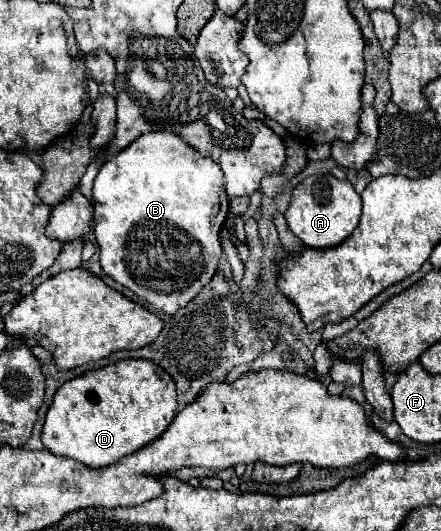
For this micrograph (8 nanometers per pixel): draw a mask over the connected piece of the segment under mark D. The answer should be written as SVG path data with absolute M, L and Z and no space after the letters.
M121 360L121 362L117 362L117 364L109 364L109 366L105 366L105 368L91 370L91 372L87 372L87 374L83 374L83 376L77 376L77 378L65 382L65 384L55 392L53 404L51 404L51 408L47 410L47 416L45 416L45 424L43 424L43 432L41 432L41 442L43 442L43 446L45 446L49 452L55 452L57 456L65 456L65 458L77 460L77 462L81 462L81 464L85 464L85 466L89 466L89 468L105 468L105 466L111 466L111 464L119 462L123 456L129 456L129 454L137 452L139 448L143 448L145 444L153 442L155 438L159 438L159 436L167 430L167 426L173 422L175 414L177 414L177 392L175 392L175 384L173 384L171 376L165 374L161 366L157 366L157 364L149 362L149 360Z

